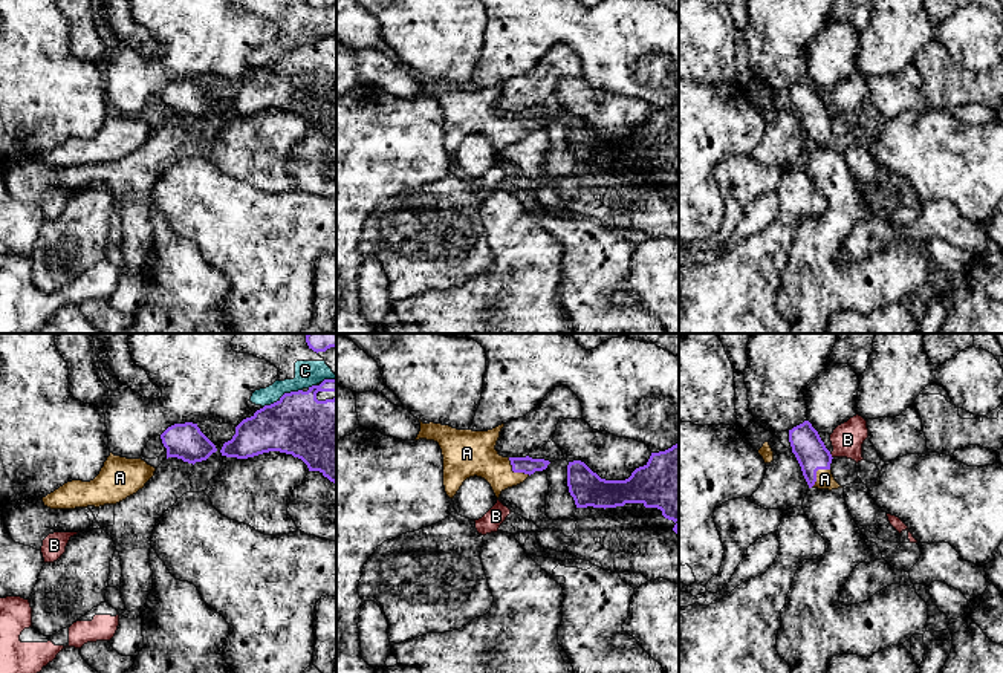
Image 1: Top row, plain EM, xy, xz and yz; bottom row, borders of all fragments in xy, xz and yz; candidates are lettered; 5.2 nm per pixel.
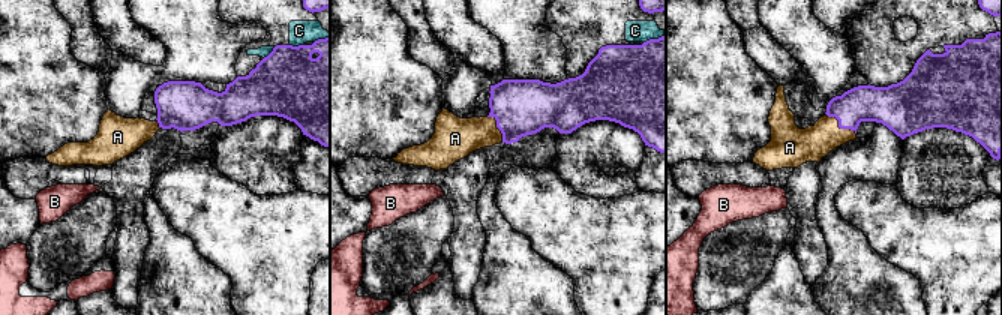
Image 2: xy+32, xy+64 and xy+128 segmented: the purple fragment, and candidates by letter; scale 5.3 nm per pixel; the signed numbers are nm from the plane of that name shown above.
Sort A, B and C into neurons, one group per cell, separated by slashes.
A / B / C

